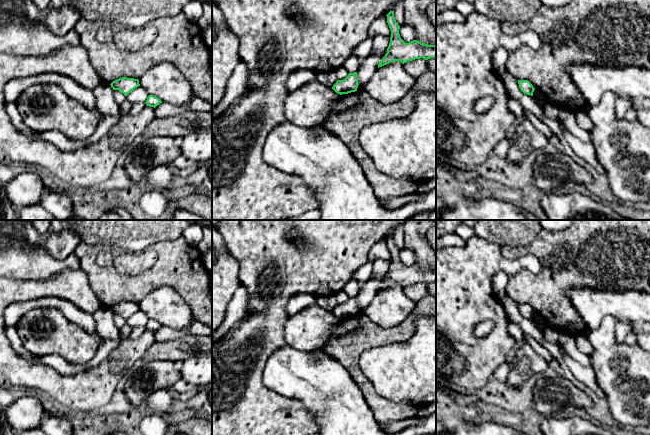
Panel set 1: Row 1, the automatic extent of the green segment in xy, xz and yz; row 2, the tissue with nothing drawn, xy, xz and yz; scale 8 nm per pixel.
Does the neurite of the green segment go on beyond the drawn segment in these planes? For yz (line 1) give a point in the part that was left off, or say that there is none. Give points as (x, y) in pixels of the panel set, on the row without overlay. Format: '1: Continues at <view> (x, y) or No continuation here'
1: No continuation here

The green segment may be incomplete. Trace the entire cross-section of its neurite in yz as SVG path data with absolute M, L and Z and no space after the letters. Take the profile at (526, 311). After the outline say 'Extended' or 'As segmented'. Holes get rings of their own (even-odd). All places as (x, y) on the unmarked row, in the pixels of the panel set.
M518 304L520 314L527 319L533 320L535 312L528 304Z. As segmented

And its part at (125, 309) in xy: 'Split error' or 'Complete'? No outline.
Complete

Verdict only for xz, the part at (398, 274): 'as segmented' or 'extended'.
as segmented

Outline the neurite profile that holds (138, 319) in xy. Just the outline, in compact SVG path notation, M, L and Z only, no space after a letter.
M139 310L137 312L135 312L133 315L131 315L126 320L126 323L128 325L130 325L132 328L133 327L142 327L142 326L146 326L148 320L149 320L149 318L147 317L147 315L143 311Z

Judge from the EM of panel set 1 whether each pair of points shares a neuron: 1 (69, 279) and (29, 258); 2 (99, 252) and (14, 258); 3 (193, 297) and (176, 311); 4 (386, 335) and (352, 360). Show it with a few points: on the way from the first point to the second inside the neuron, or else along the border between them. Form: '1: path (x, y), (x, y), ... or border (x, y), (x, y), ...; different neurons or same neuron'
1: border (79, 267), (65, 269), (47, 279), (36, 280); different neurons
2: border (74, 252), (80, 267); different neurons
3: border (170, 286), (189, 307), (193, 317); different neurons
4: path (376, 336), (370, 336), (356, 350); same neuron

